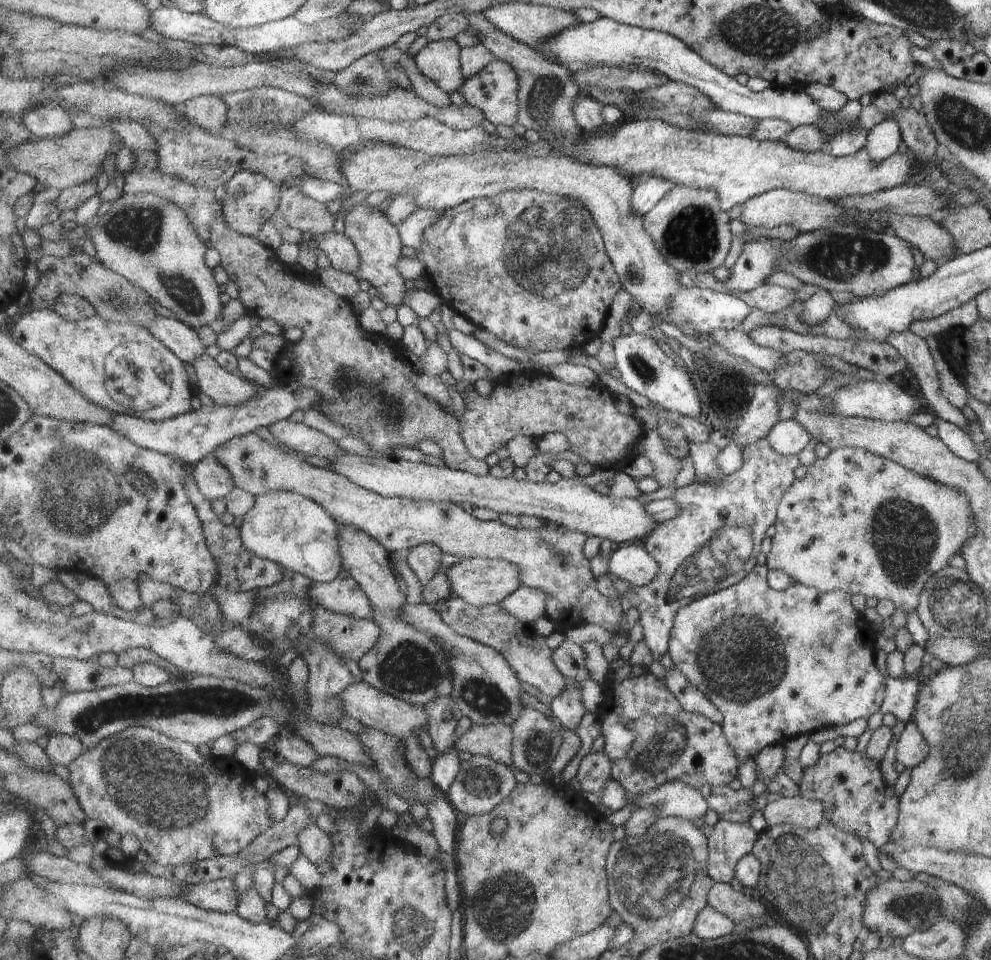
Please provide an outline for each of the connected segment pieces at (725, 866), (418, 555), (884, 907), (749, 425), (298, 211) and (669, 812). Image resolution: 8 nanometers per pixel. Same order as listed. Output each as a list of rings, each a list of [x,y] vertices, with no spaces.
[[[722,818],[707,838],[707,871],[715,883],[729,883],[737,862],[753,851],[758,833],[748,823],[731,823]]]
[[[426,543],[410,550],[409,563],[421,578],[424,587],[429,587],[441,570],[446,553],[434,543]]]
[[[882,881],[875,889],[867,892],[863,914],[864,931],[878,928],[882,937],[892,933],[895,938],[906,938],[916,931],[927,931],[943,916],[934,887],[921,881]]]
[[[774,382],[771,386],[756,385],[755,387],[756,390],[747,412],[732,426],[732,441],[728,439],[729,443],[734,441],[738,446],[745,447],[753,442],[758,442],[760,439],[765,439],[773,426],[779,421],[778,400],[782,396],[782,392],[775,386]]]
[[[283,186],[281,198],[281,212],[289,222],[293,235],[303,232],[318,234],[334,233],[336,230],[336,216],[328,212],[327,203],[321,203],[298,188]]]
[[[677,780],[649,795],[638,795],[630,800],[641,804],[641,808],[646,805],[656,805],[664,816],[665,822],[668,820],[696,820],[696,816],[704,816],[708,810],[708,803],[700,791],[688,786],[685,782]]]

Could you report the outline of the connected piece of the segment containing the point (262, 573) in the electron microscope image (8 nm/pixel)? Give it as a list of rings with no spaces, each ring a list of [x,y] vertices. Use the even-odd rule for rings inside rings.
[[[190,466],[190,468],[192,468],[192,471],[190,471],[185,478],[185,482],[187,483],[187,493],[190,495],[192,502],[199,510],[199,515],[203,520],[203,525],[205,528],[205,534],[207,535],[208,544],[211,547],[211,551],[215,554],[216,560],[219,562],[220,576],[218,584],[242,592],[258,591],[259,589],[266,588],[270,589],[271,586],[279,585],[285,579],[285,567],[276,561],[265,559],[258,553],[252,552],[243,542],[241,528],[232,525],[226,525],[224,522],[222,522],[220,516],[214,512],[211,500],[202,492],[202,489],[199,487],[199,483],[195,477],[194,467]]]

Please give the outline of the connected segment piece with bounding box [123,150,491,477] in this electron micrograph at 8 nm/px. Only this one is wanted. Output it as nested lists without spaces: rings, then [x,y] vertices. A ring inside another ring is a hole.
[[[136,151],[134,154],[136,157],[134,168],[124,177],[124,194],[156,193],[184,207],[204,242],[207,242],[209,248],[216,248],[219,251],[221,265],[230,278],[240,285],[241,300],[249,312],[261,317],[262,320],[266,318],[277,320],[278,324],[283,326],[284,338],[286,338],[286,331],[290,328],[299,327],[305,331],[304,337],[298,342],[292,342],[286,338],[289,348],[281,358],[278,358],[280,366],[276,368],[276,372],[282,372],[282,380],[292,380],[305,387],[318,389],[327,406],[324,412],[326,417],[330,421],[352,428],[355,431],[355,438],[362,438],[377,453],[384,453],[389,458],[393,458],[396,446],[414,448],[418,440],[431,440],[441,447],[447,467],[466,471],[479,477],[490,475],[491,468],[485,459],[472,458],[468,454],[466,442],[462,438],[459,418],[452,412],[444,410],[438,401],[432,400],[418,390],[410,380],[410,376],[416,372],[410,368],[404,356],[408,346],[402,342],[398,344],[396,339],[388,338],[386,334],[370,333],[364,330],[350,300],[336,294],[335,290],[322,282],[315,274],[296,271],[290,264],[283,263],[275,256],[274,249],[266,246],[256,237],[243,235],[240,231],[233,229],[225,217],[223,201],[216,198],[216,189],[196,187],[180,177],[167,175],[161,169],[160,157],[156,151]]]

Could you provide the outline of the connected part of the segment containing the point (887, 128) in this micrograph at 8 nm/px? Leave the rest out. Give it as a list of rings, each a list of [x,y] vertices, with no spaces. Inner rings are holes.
[[[892,118],[871,128],[864,147],[868,149],[873,163],[879,163],[892,156],[898,150],[900,142],[902,142],[901,130]]]

